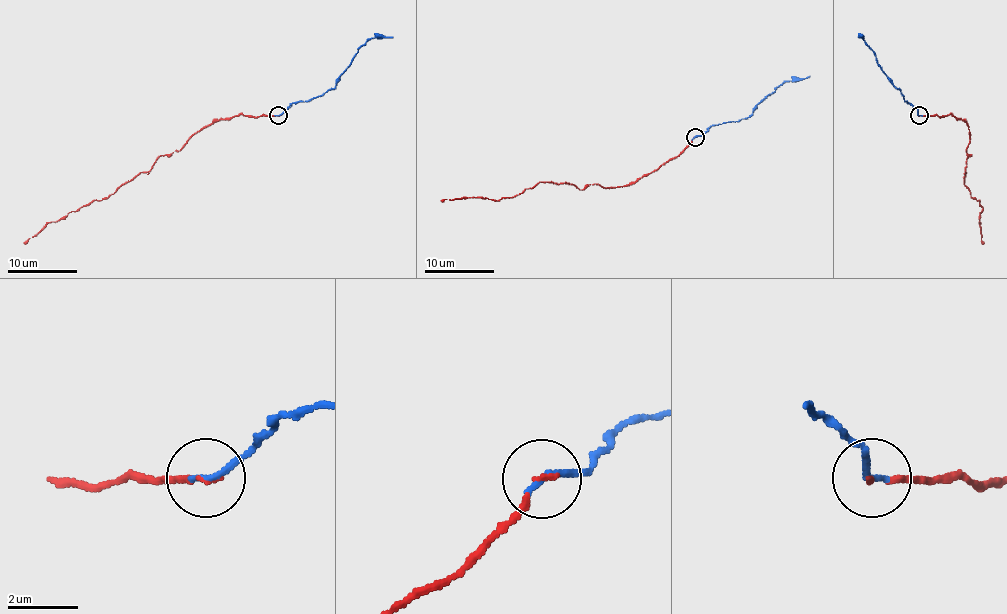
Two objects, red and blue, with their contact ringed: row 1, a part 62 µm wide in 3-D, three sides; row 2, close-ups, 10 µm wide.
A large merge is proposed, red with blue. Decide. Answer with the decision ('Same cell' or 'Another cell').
Same cell

